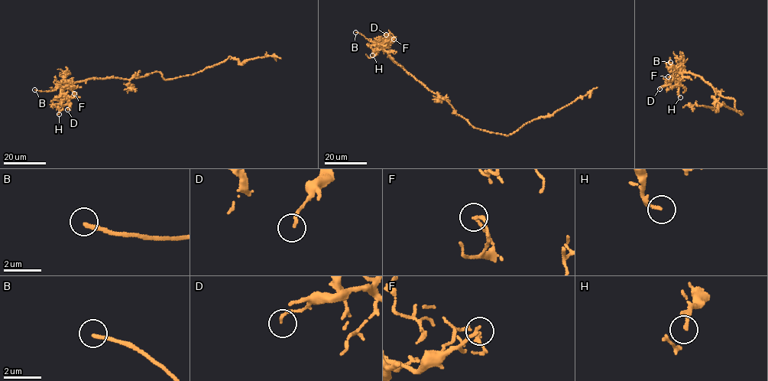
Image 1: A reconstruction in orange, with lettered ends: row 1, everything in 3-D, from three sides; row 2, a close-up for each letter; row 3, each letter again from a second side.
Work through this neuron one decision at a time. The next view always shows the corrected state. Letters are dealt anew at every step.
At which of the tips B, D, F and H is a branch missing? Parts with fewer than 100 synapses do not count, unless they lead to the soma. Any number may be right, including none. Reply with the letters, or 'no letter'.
B

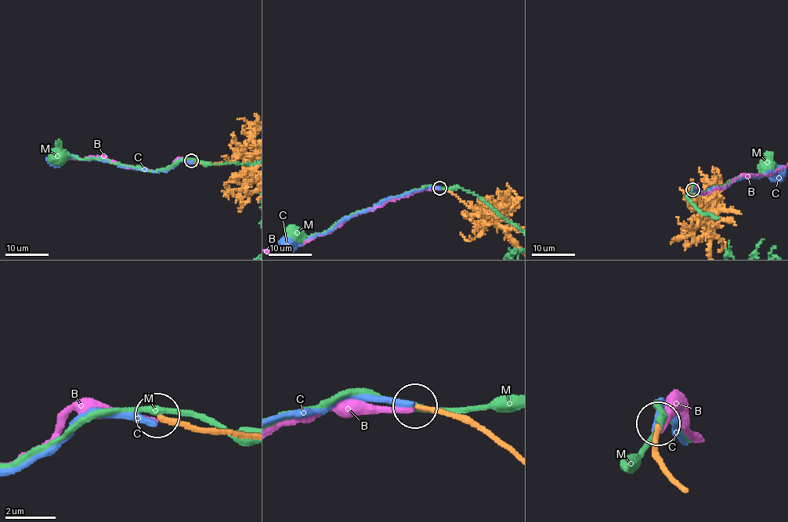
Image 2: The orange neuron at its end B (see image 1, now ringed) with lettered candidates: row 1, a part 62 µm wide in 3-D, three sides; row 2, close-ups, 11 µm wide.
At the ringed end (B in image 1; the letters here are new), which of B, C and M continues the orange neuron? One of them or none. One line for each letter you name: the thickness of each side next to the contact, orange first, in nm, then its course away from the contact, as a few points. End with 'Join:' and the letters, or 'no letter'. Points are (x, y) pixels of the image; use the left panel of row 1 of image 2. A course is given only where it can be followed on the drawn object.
Join: no letter

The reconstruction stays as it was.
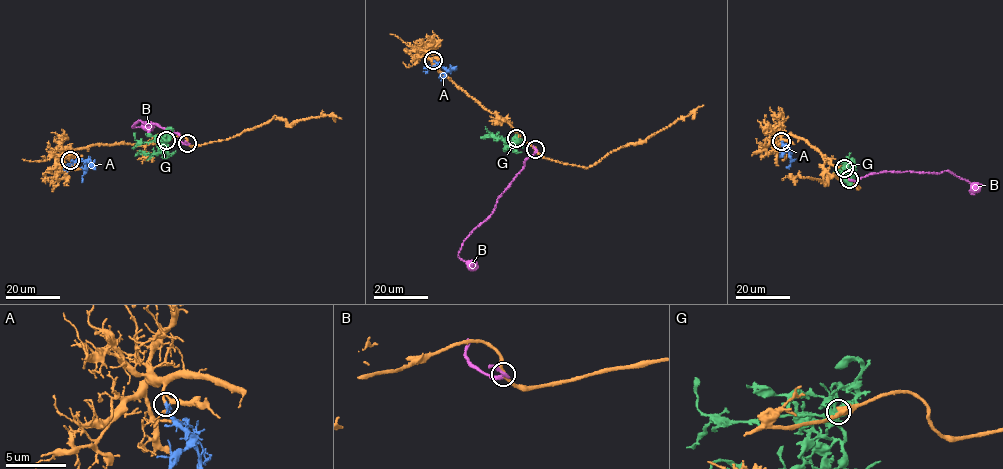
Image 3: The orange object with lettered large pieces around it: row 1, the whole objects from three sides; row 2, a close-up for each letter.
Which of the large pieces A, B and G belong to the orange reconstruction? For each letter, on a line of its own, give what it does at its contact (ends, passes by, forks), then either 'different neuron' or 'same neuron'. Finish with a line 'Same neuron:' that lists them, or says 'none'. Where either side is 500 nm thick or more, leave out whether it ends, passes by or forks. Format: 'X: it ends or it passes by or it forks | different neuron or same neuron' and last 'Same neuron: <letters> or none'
A: it ends | same neuron
B: it passes by | different neuron
G: different neuron
Same neuron: A

